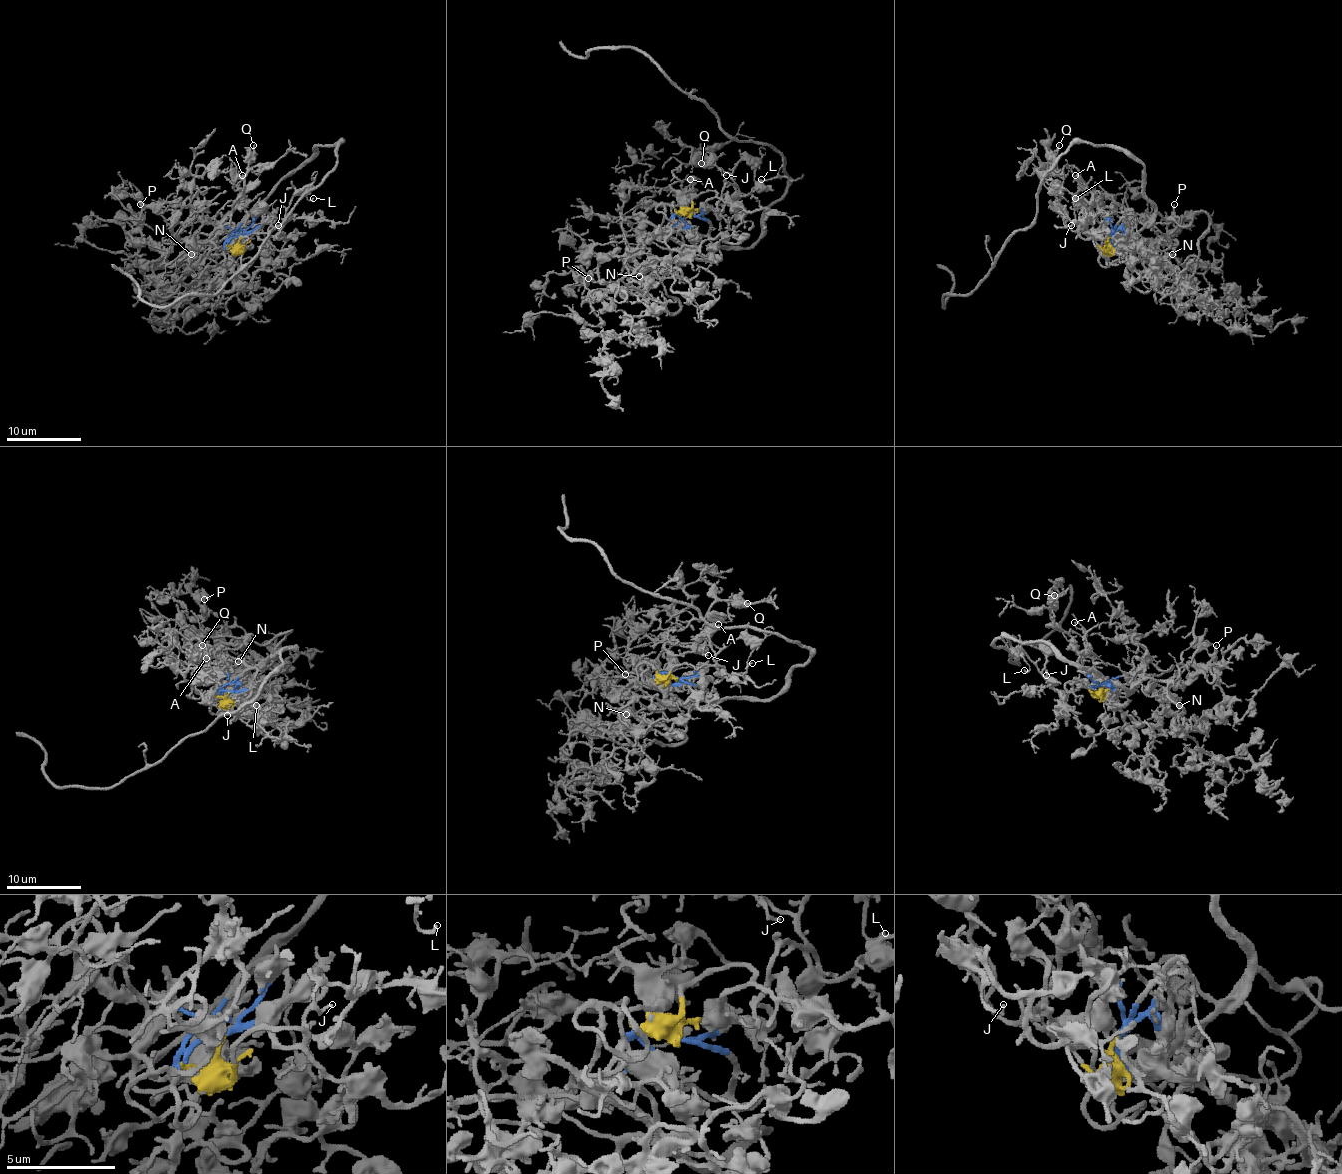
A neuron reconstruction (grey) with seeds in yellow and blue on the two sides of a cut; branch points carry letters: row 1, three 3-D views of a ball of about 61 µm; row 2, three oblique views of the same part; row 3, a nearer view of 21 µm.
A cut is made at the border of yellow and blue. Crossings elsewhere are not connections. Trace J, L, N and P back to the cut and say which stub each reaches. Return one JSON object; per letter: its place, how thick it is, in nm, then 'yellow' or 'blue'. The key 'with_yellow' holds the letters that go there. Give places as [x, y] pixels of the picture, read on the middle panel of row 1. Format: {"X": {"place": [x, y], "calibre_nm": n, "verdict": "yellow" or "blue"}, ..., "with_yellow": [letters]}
{"J": {"place": [726, 175], "calibre_nm": 140, "verdict": "yellow"}, "L": {"place": [761, 179], "calibre_nm": 160, "verdict": "yellow"}, "N": {"place": [639, 276], "calibre_nm": 160, "verdict": "blue"}, "P": {"place": [588, 278], "calibre_nm": 130, "verdict": "blue"}, "with_yellow": ["J", "L"]}

